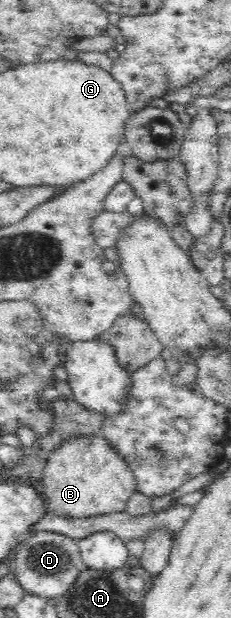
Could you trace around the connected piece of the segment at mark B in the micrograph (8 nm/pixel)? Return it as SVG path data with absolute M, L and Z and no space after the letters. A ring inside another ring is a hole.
M100 435L65 440L49 455L38 486L45 501L46 512L68 519L102 517L122 512L130 496L137 491L134 473L130 471L128 462Z

